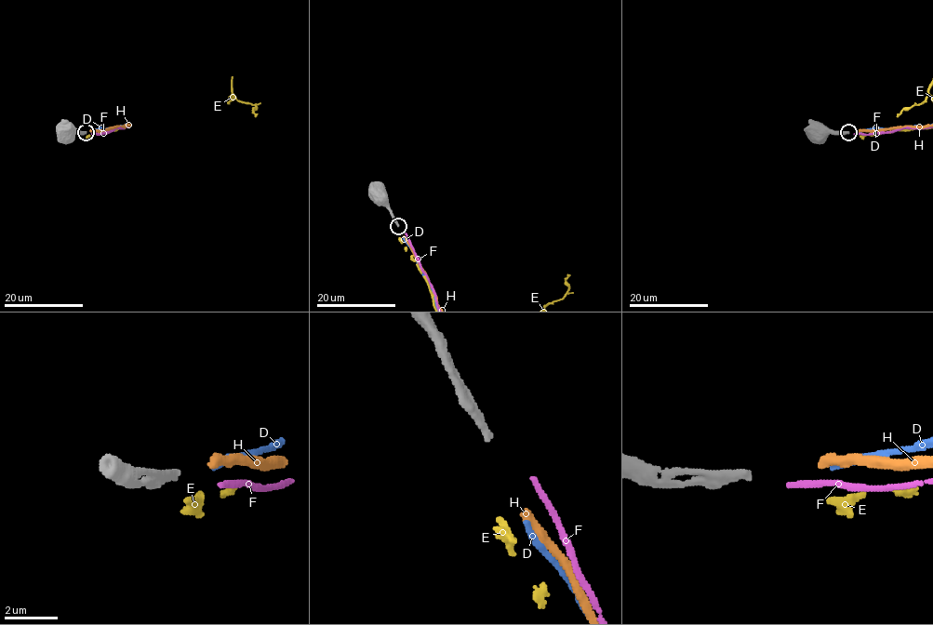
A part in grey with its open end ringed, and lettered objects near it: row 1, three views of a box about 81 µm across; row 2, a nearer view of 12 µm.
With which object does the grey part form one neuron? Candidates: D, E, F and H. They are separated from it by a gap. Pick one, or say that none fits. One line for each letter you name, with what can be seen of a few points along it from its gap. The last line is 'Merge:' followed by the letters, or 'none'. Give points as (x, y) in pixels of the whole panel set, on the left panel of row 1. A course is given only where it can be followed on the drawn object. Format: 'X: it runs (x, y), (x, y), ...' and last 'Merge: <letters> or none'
Merge: H

